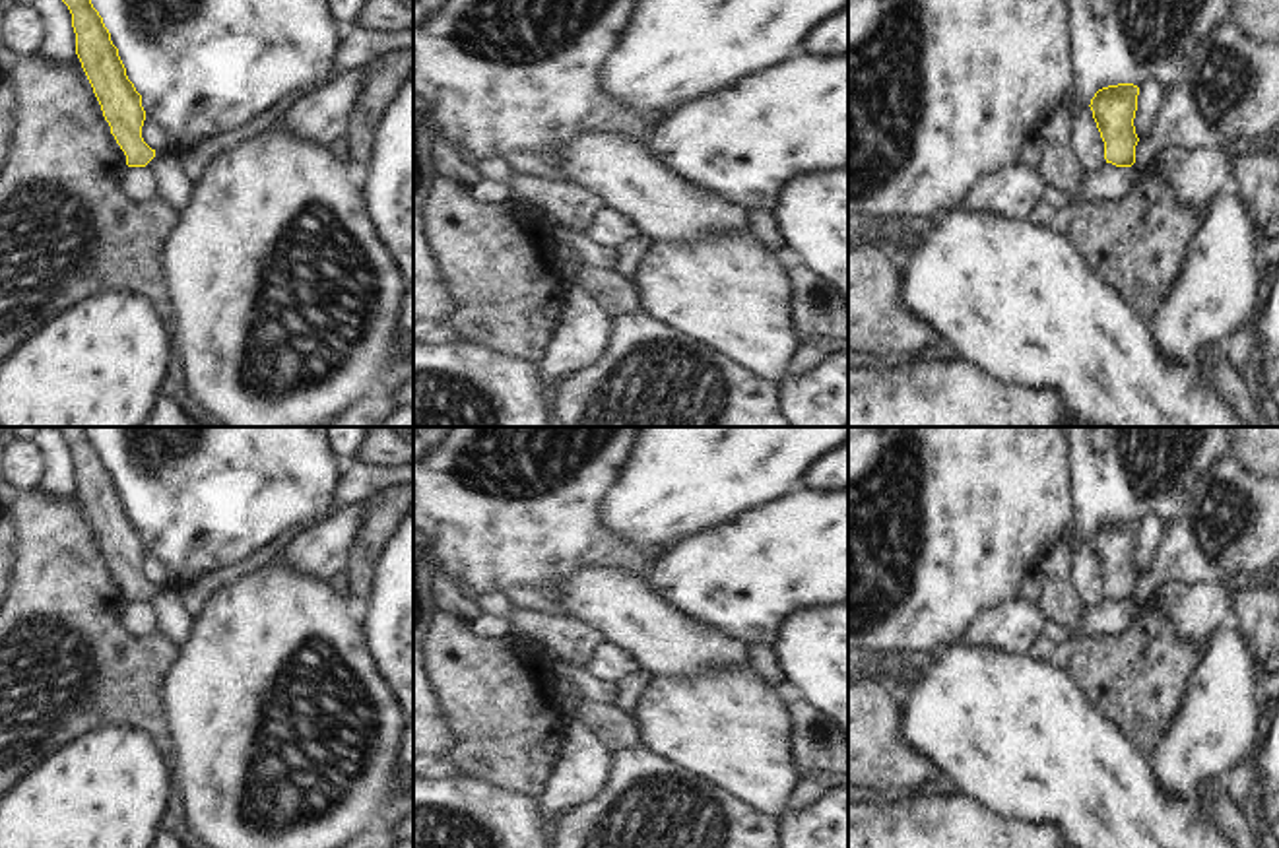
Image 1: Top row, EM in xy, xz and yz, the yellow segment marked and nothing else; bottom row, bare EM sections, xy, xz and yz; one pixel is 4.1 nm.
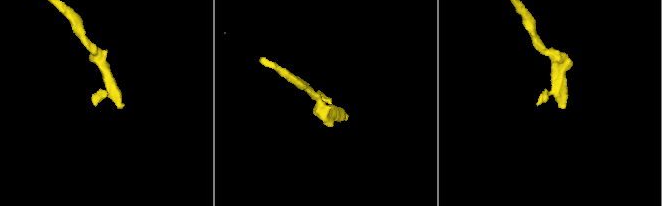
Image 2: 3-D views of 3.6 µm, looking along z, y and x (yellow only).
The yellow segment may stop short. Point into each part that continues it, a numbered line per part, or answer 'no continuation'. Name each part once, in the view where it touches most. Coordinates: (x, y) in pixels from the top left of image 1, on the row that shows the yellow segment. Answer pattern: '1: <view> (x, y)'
no continuation

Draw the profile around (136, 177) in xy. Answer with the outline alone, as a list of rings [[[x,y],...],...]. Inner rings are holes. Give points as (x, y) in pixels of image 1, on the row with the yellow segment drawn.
[[[126,167],[126,186],[128,186],[130,196],[144,198],[151,190],[149,180],[148,180],[148,169]]]

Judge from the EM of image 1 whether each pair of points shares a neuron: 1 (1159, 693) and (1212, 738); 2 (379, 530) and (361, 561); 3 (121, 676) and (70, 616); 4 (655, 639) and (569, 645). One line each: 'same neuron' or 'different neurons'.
1: different neurons
2: same neuron
3: same neuron
4: different neurons

